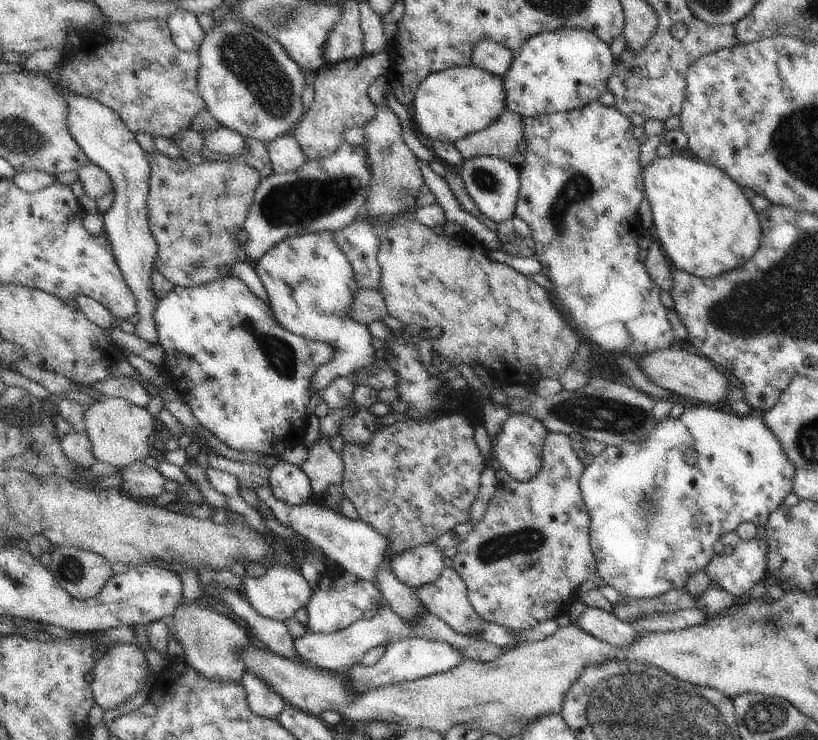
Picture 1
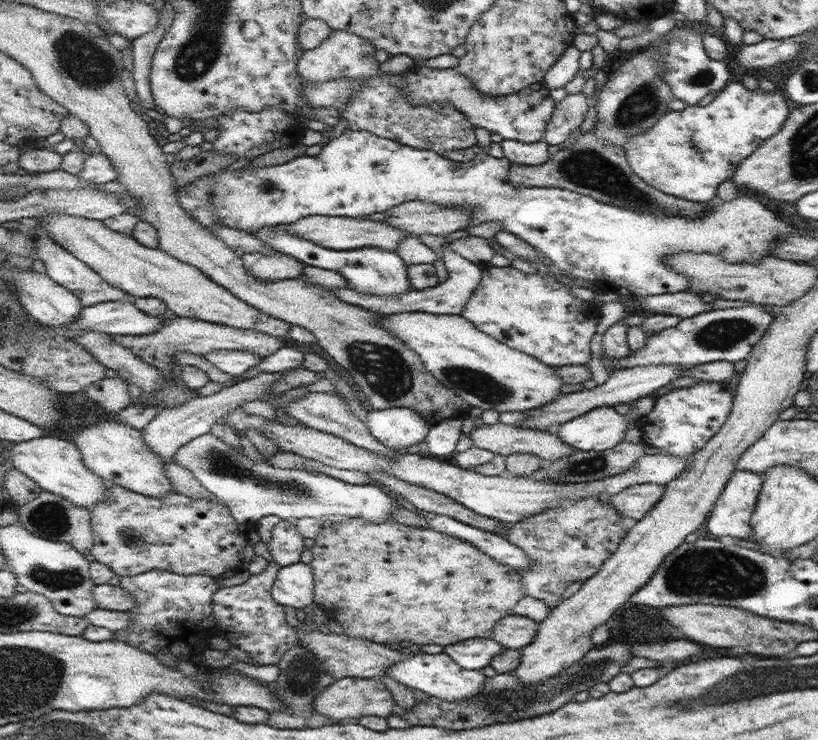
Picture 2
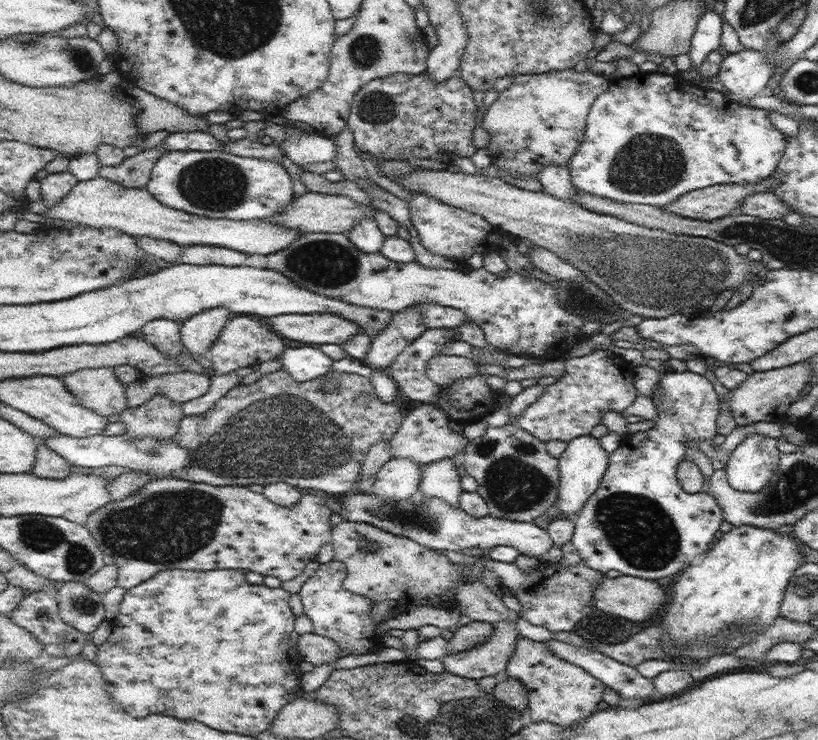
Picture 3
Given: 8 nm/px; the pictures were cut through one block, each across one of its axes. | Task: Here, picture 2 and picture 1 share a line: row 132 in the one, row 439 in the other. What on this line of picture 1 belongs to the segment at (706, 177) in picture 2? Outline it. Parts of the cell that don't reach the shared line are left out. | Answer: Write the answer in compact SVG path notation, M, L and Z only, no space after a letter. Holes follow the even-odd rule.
M707 404L705 406L691 406L679 418L667 416L667 418L659 420L653 426L653 430L649 432L649 436L645 436L645 440L641 440L641 442L623 442L617 448L607 446L607 450L603 450L597 458L593 458L593 462L583 470L581 480L579 480L581 498L587 506L589 520L591 520L591 526L589 526L591 550L593 550L593 560L595 560L595 568L597 568L599 578L603 580L605 586L611 586L623 598L629 598L629 600L653 600L653 598L661 598L663 594L667 594L671 590L683 592L689 578L693 578L697 572L707 570L711 558L715 556L713 546L727 532L735 532L745 522L753 522L757 528L767 524L769 516L775 510L779 510L779 504L783 502L783 498L793 492L793 476L795 476L793 464L789 464L781 444L777 442L773 432L769 432L769 428L765 428L765 422L761 418L757 418L755 414L735 416L735 414L719 412L715 408L707 408Z

